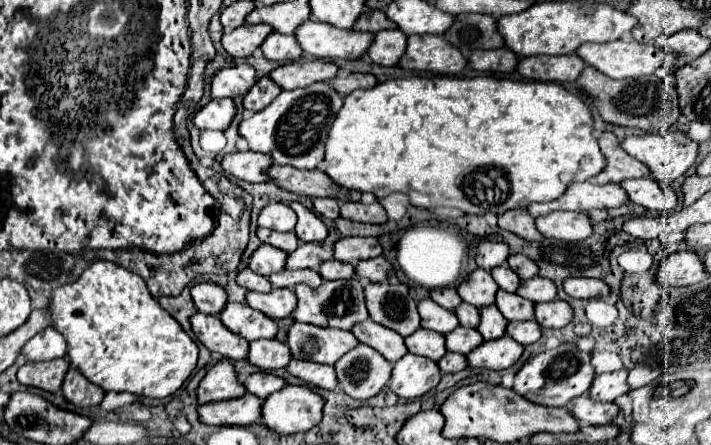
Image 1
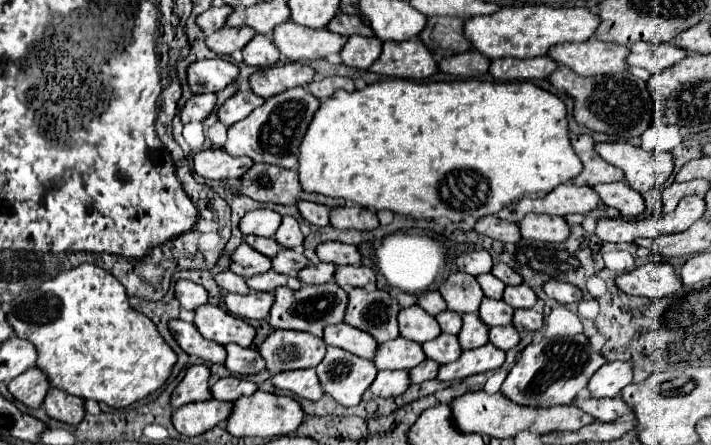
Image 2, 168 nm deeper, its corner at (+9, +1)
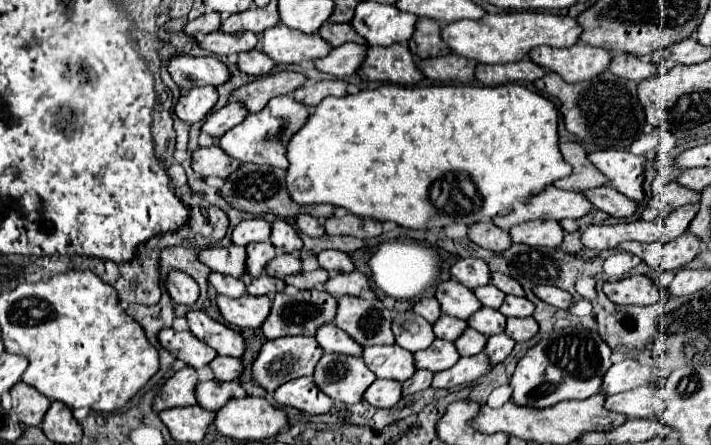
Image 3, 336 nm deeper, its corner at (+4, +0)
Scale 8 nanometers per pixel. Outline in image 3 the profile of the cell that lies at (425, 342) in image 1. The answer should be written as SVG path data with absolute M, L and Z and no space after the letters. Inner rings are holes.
M399 345L365 347L363 361L375 373L377 379L393 379L403 383L415 373L413 353L407 353Z

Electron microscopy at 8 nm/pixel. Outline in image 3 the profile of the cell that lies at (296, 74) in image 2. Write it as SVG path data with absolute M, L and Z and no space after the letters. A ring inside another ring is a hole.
M283 71L277 75L265 75L255 79L253 83L247 83L239 87L235 93L231 93L239 103L245 105L249 113L261 111L269 99L277 95L291 95L295 89L299 89L307 81L305 75L295 71Z

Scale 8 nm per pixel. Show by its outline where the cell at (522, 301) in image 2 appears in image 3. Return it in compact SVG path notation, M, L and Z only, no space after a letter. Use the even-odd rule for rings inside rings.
M507 295L503 305L499 307L499 311L505 317L531 317L533 313L533 303L527 301L525 297L515 297L515 295Z

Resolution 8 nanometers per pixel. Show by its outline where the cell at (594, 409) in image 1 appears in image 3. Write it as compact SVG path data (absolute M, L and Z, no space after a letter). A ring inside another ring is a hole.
M637 387L633 391L607 397L605 407L629 417L657 417L663 411L663 401L653 393L651 387Z

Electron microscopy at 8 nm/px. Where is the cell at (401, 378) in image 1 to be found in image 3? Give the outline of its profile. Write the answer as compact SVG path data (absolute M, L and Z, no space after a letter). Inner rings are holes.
M377 379L363 395L363 401L377 409L391 409L401 399L401 383L389 379Z

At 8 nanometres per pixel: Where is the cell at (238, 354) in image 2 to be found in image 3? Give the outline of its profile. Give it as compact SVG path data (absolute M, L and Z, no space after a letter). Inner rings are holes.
M215 357L209 363L209 367L211 367L217 381L233 381L243 371L241 359L235 359L235 357Z

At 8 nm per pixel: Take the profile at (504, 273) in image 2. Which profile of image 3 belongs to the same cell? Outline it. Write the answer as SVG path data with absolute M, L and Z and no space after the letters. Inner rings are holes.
M491 273L491 281L497 289L501 289L505 295L515 295L515 297L523 297L523 287L519 283L513 283L511 277L503 275L503 273Z

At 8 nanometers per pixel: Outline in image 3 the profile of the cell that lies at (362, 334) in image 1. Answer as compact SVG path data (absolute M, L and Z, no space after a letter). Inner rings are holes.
M335 323L323 325L315 333L315 339L325 353L343 353L343 355L361 355L363 353L361 345L351 341L351 337L347 337L347 333L343 333Z

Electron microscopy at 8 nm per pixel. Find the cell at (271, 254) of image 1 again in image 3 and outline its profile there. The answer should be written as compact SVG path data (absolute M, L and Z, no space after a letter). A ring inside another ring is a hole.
M237 245L209 247L201 249L197 253L197 259L211 271L219 271L223 275L233 275L233 277L245 275L245 247Z

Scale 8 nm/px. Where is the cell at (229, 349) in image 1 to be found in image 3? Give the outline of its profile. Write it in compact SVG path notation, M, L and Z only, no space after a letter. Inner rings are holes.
M163 329L157 333L157 339L159 339L161 347L165 347L173 357L181 359L185 365L189 365L193 369L201 369L201 367L209 365L217 355L209 345L205 345L203 341L193 337L189 331L177 333L173 329Z

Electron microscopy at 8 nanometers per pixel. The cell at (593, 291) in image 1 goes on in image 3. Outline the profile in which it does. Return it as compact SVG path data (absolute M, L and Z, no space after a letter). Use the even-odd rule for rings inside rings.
M537 285L533 289L533 293L547 305L557 307L557 309L567 309L571 305L571 295L559 287L551 287L551 285Z

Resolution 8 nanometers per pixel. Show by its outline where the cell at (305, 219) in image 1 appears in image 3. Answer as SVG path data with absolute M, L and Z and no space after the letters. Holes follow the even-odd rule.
M283 219L271 223L271 237L269 237L269 241L277 249L281 249L283 253L295 253L295 251L299 251L303 247L303 241L299 239L297 231Z

